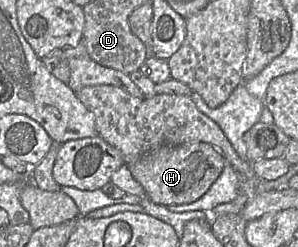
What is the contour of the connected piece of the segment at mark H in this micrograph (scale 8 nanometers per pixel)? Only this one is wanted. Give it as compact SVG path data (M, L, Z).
M205 142L182 145L165 145L142 155L135 163L128 165L132 177L142 186L147 199L158 205L188 204L202 197L221 174L225 166L224 157L217 148Z

